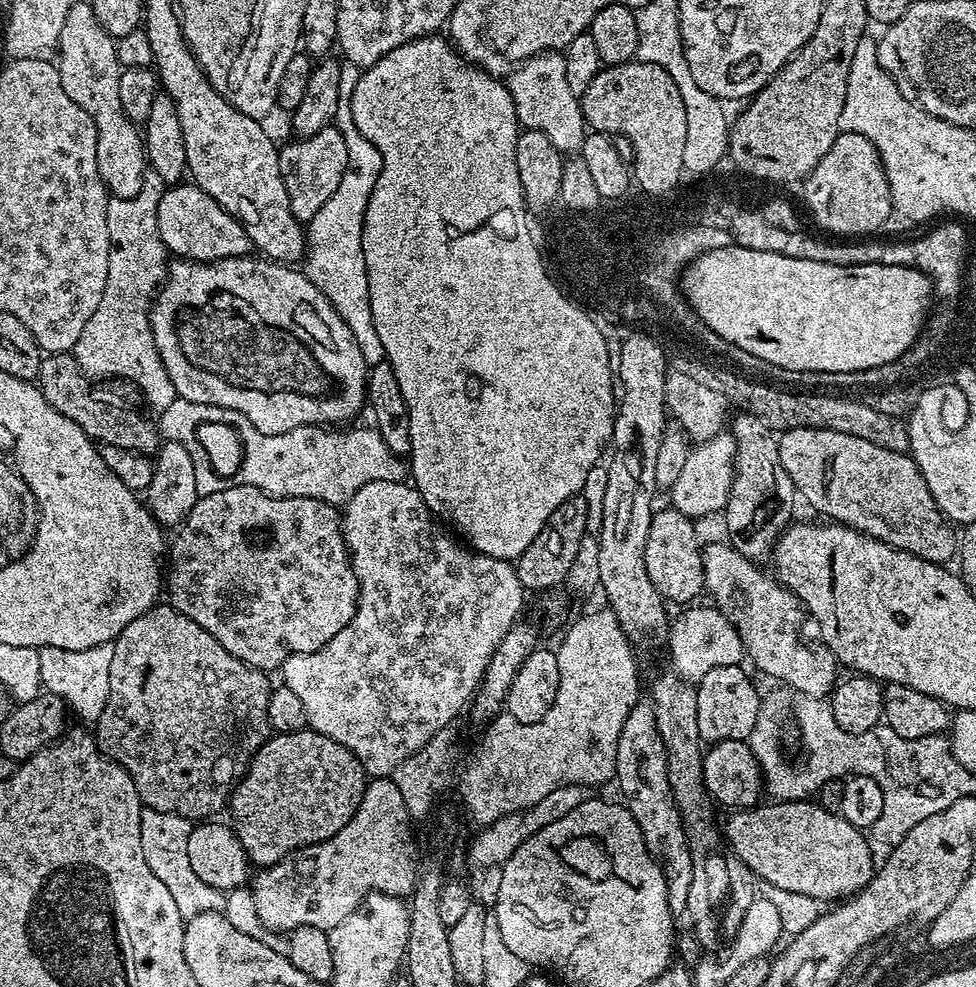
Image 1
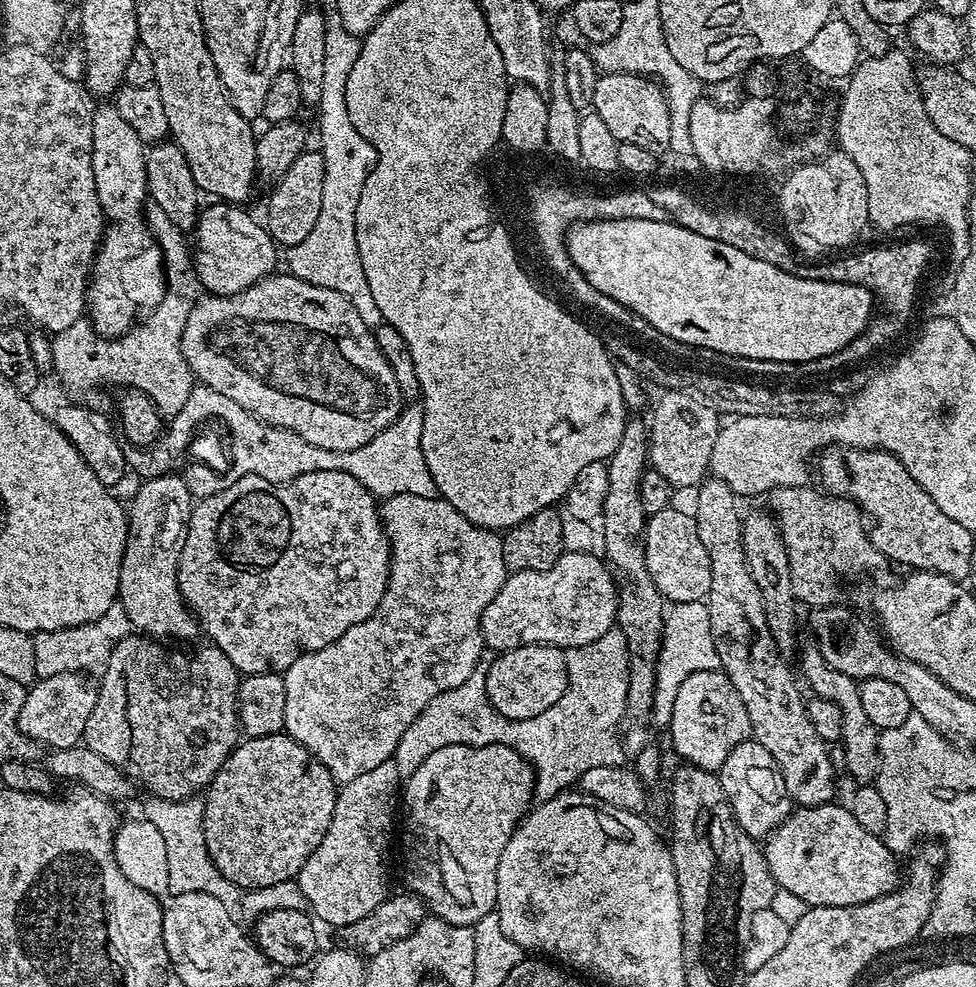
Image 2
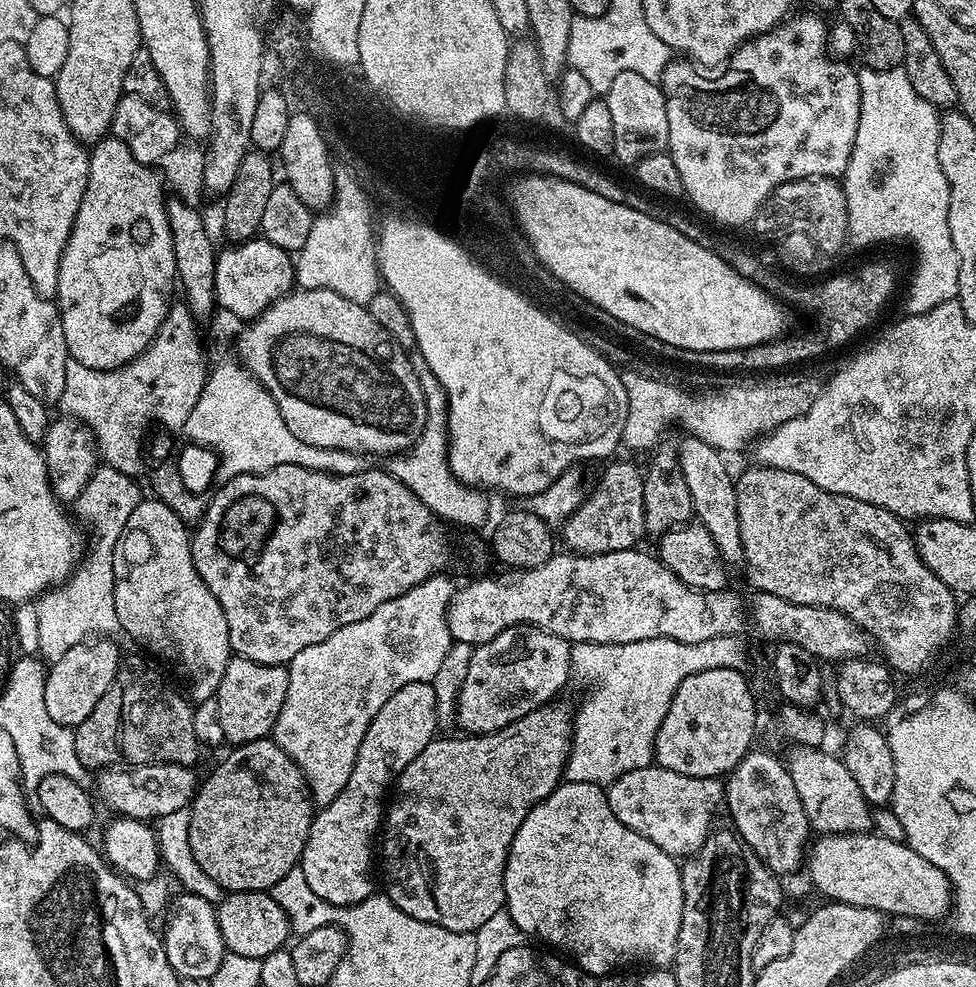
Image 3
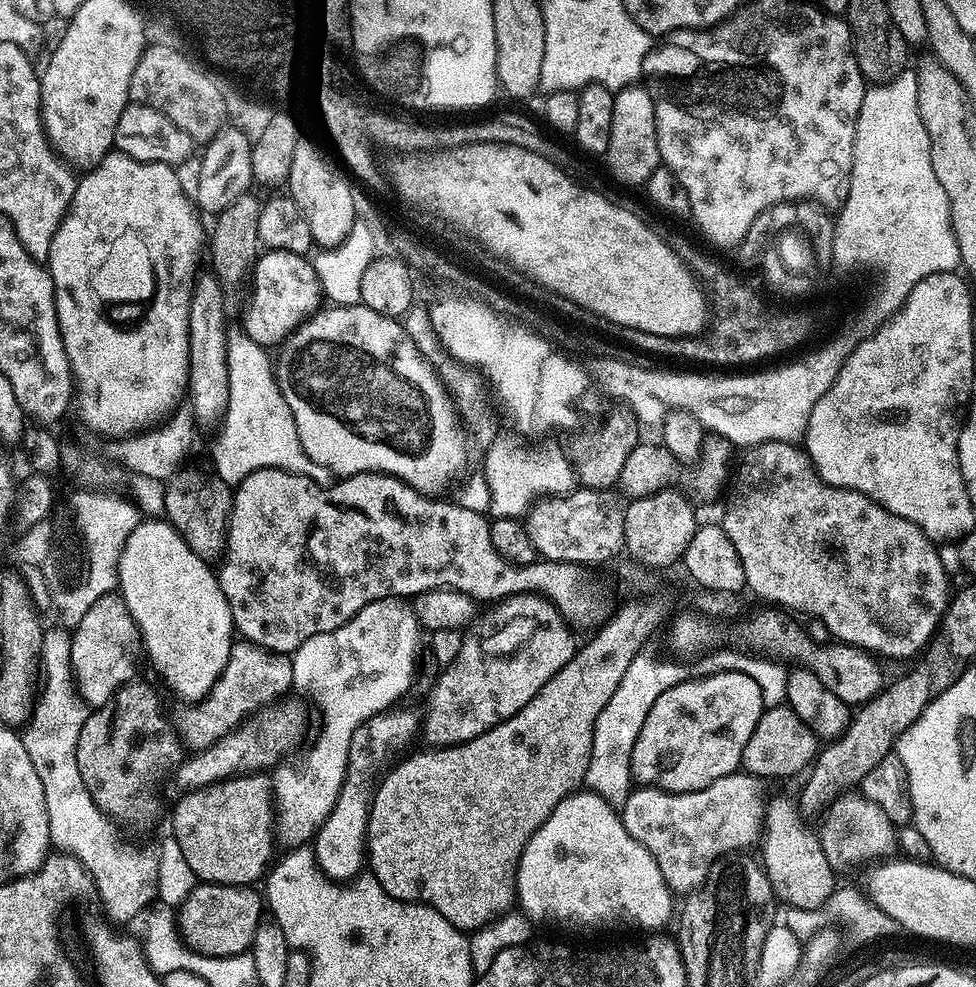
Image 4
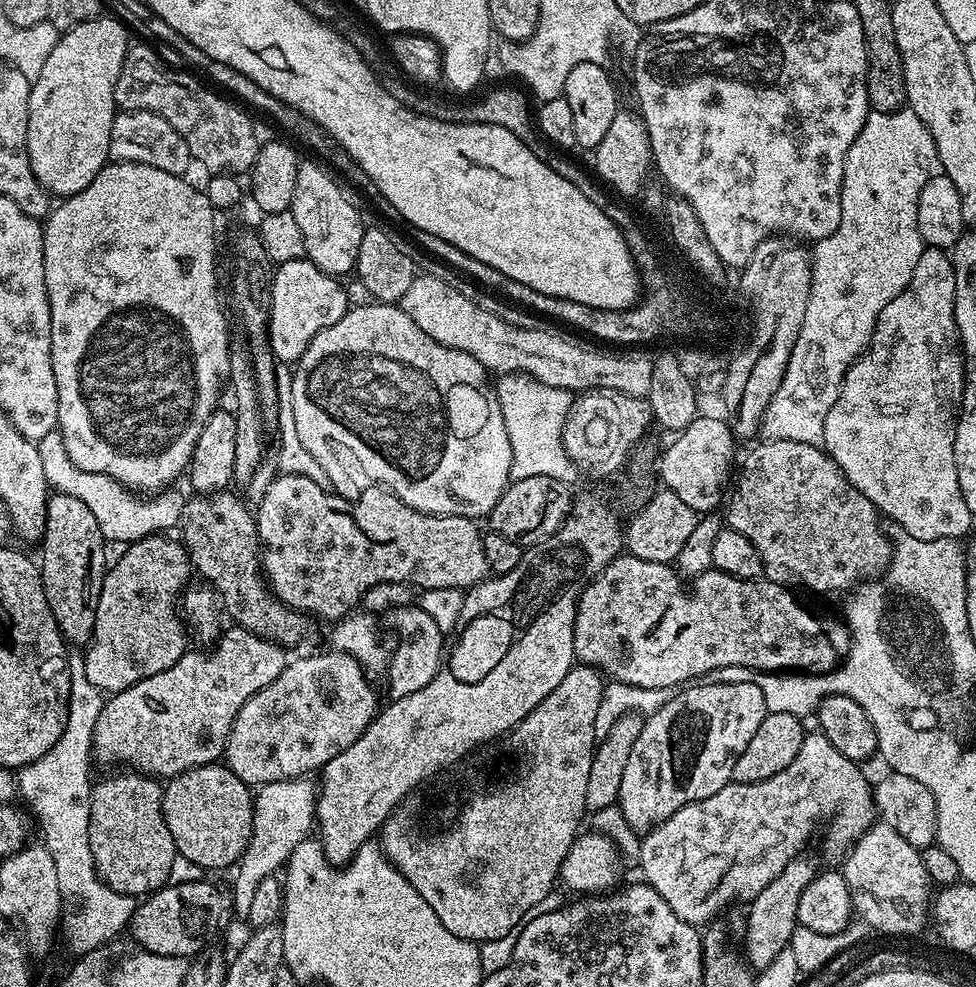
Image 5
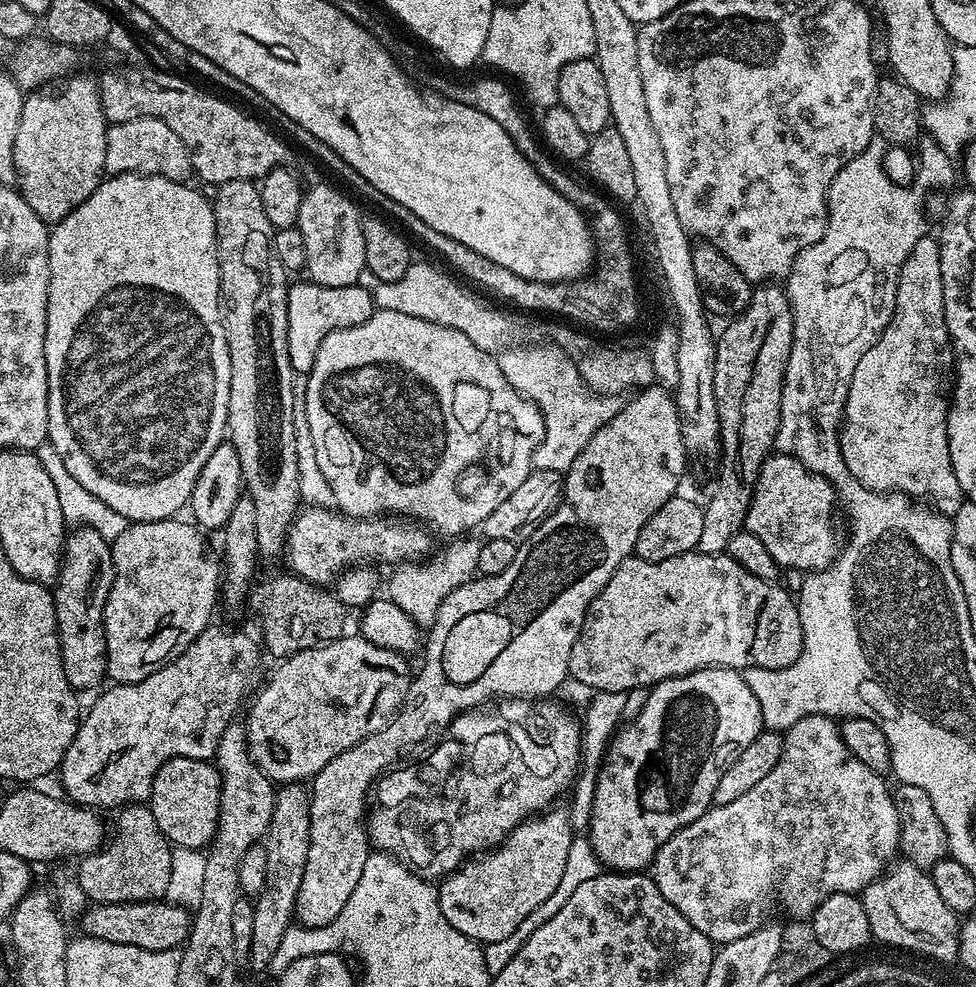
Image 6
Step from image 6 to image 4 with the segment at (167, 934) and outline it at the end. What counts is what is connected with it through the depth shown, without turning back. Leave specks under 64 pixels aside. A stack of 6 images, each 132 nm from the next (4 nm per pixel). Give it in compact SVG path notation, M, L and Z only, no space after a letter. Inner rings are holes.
M203 882L197 883L196 887L185 898L180 905L178 905L178 931L180 939L188 945L194 952L201 952L203 956L237 956L243 952L249 951L254 942L254 934L258 929L259 922L262 919L262 896L256 893L257 889L252 886L245 886L243 884L205 884Z

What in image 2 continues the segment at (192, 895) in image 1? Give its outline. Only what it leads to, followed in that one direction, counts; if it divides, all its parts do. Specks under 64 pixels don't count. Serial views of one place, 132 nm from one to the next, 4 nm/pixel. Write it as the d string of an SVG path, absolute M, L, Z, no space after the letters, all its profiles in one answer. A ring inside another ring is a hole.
M195 796L179 802L156 800L148 804L142 812L143 817L160 831L168 861L168 886L171 895L204 893L217 898L228 911L235 911L241 905L242 892L230 882L209 858L205 844L204 801Z

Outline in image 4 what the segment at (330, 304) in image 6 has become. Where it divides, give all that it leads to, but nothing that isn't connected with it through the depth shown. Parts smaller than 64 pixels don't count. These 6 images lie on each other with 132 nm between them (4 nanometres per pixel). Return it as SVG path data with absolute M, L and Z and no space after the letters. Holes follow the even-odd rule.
M286 250L265 251L252 271L250 301L243 315L242 331L263 348L275 349L283 345L305 321L321 311L320 300L322 301L320 282L308 256L290 254Z

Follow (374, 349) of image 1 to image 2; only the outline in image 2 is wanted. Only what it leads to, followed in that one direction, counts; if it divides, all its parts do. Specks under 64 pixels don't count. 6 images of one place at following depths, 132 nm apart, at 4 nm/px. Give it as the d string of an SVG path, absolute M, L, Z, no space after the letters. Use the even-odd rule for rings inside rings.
M332 14L327 17L326 58L322 73L322 98L318 105L320 112L320 144L318 151L324 155L324 178L322 180L322 211L318 213L318 222L314 230L306 234L298 246L287 249L287 271L302 282L334 290L358 310L358 318L366 326L375 330L384 323L382 310L378 310L374 297L370 294L370 285L366 283L366 273L362 270L362 258L358 254L356 237L356 219L358 198L362 198L362 186L376 165L376 151L350 122L350 113L346 110L346 78L354 70L354 62L360 57L361 37L350 34L342 26L340 17Z

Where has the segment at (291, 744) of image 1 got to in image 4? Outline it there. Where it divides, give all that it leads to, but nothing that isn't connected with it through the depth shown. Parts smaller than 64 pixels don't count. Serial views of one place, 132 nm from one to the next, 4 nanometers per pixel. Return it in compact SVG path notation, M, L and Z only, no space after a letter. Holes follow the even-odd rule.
M241 774L219 780L217 784L205 788L193 788L183 795L172 812L170 832L182 848L183 857L196 875L197 881L205 884L255 885L255 880L260 875L261 879L269 871L274 860L274 797L271 779L264 774Z

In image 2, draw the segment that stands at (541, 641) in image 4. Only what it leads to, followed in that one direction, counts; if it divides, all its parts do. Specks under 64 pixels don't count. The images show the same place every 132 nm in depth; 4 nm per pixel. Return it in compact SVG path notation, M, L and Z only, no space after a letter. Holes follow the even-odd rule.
M550 644L522 645L499 653L484 672L486 694L494 710L511 721L534 718L542 710L550 710L568 685L570 660L564 656L567 656L565 649Z

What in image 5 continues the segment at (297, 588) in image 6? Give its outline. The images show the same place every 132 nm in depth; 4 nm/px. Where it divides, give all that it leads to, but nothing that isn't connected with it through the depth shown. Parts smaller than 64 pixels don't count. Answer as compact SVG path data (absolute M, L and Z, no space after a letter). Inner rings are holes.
M225 490L222 492L217 492L215 494L196 494L193 495L191 499L185 503L184 506L184 518L182 521L182 529L184 528L184 536L182 535L182 543L184 549L188 551L188 558L192 561L192 567L194 569L195 575L197 577L201 576L201 581L207 582L214 589L215 595L218 597L219 603L228 611L228 616L233 625L245 628L247 632L252 632L256 636L261 636L263 640L272 640L275 644L281 646L289 646L288 644L300 644L308 635L312 632L312 624L314 624L313 617L296 611L295 608L286 607L282 601L277 600L275 596L272 595L266 581L264 578L263 571L260 566L260 539L258 538L258 530L256 529L256 518L251 507L247 508L238 497L235 496L235 491Z

